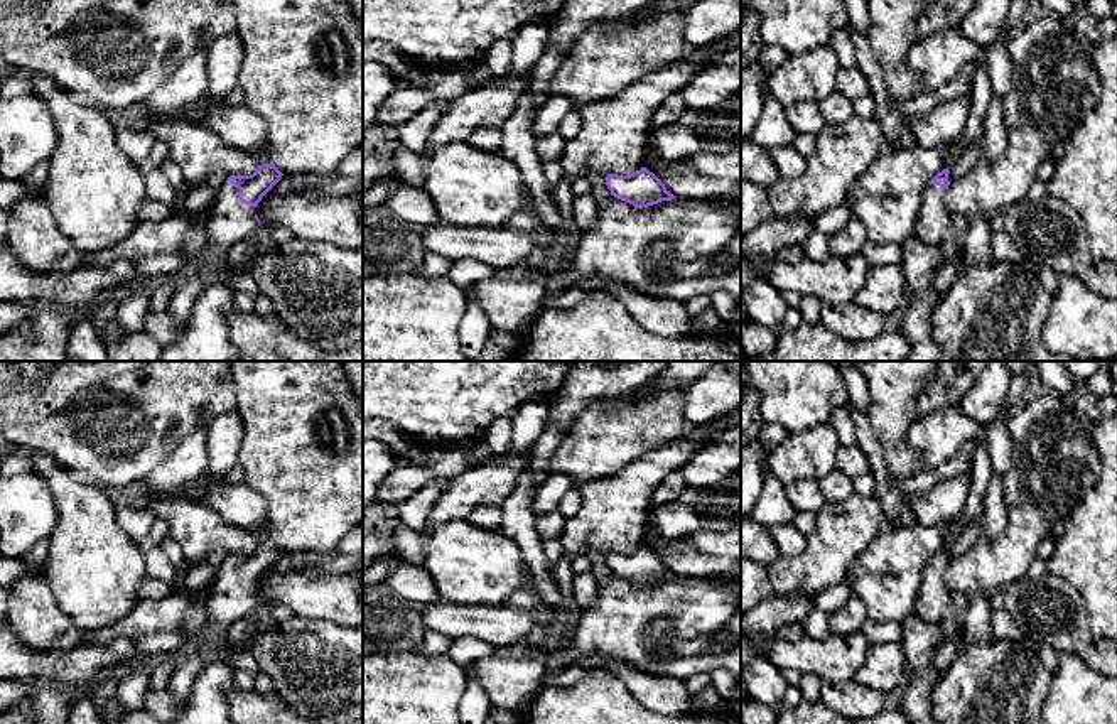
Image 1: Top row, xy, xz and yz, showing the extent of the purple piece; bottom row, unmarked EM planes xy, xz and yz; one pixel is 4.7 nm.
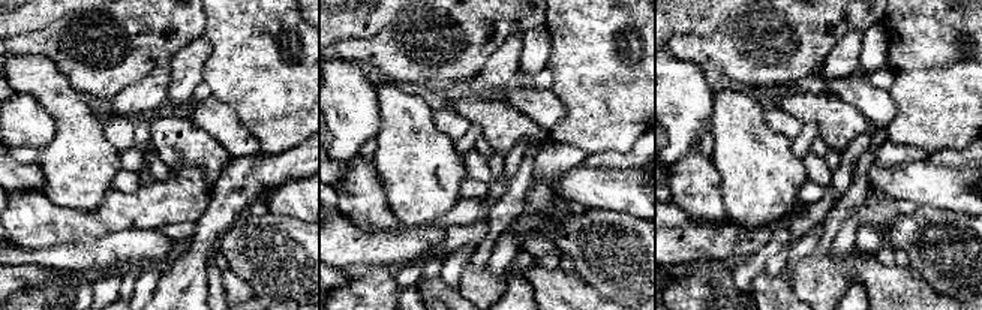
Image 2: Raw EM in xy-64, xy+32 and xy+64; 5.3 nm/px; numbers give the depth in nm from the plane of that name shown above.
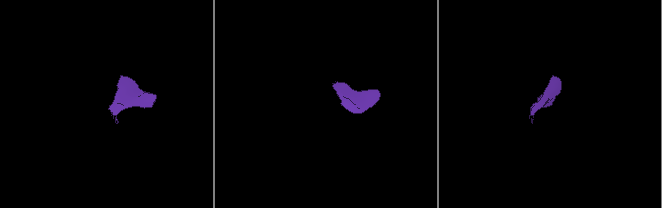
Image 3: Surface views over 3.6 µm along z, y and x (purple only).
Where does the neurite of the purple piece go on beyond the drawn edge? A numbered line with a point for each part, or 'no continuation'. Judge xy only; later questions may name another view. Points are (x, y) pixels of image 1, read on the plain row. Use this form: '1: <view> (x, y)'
1: xy (34, 615)

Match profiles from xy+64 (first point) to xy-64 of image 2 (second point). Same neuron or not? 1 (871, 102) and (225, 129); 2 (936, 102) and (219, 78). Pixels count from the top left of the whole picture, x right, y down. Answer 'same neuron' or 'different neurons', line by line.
1: same neuron
2: same neuron

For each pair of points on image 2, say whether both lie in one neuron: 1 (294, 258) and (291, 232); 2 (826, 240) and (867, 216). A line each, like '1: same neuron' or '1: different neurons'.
1: same neuron
2: same neuron

